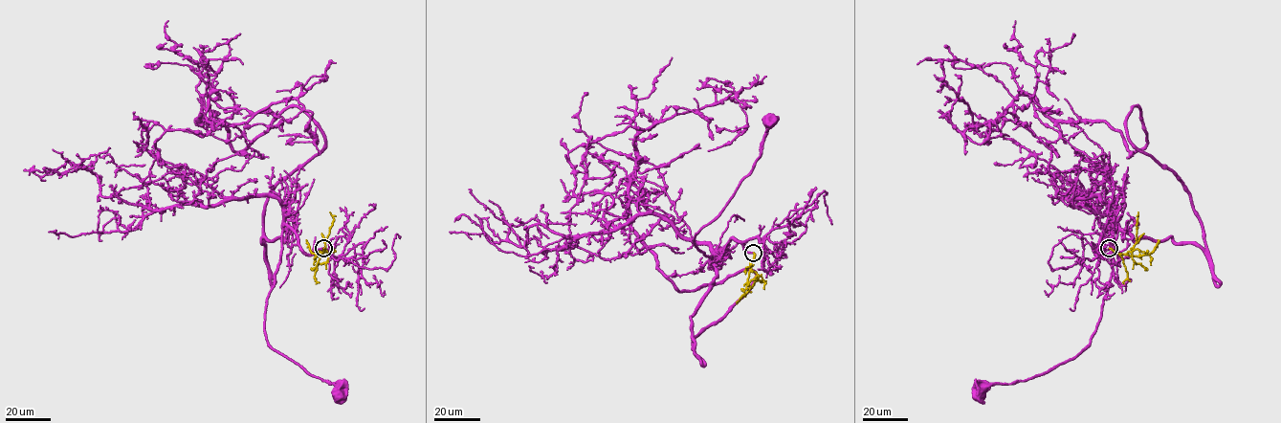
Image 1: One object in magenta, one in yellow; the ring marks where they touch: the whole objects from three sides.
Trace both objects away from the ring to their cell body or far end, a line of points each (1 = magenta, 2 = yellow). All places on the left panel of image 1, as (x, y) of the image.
1: (323, 248), (307, 254), (284, 225), (264, 332), (275, 350), (333, 384), (338, 393)
2: (323, 248), (320, 254), (326, 251), (325, 240), (333, 220), (329, 212)

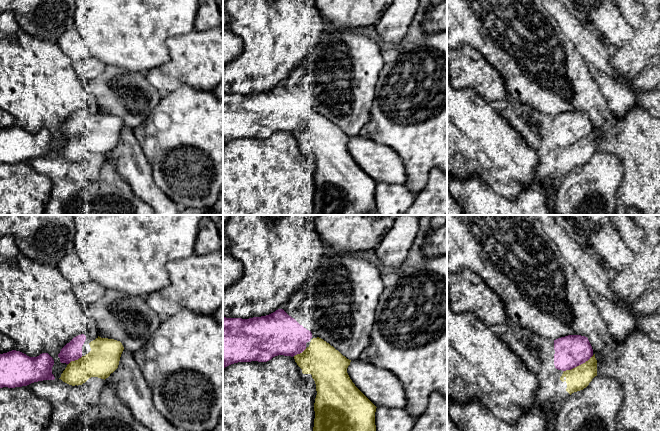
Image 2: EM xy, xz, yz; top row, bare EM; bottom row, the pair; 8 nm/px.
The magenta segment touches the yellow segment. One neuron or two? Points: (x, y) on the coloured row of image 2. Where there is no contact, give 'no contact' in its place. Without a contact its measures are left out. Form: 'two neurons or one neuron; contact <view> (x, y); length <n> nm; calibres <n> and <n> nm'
one neuron; contact yz (578, 365); length 280 nm; calibres 260 and 190 nm

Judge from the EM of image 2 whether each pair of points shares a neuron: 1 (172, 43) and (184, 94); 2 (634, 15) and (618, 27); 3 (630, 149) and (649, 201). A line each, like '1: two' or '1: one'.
1: two
2: two
3: one

